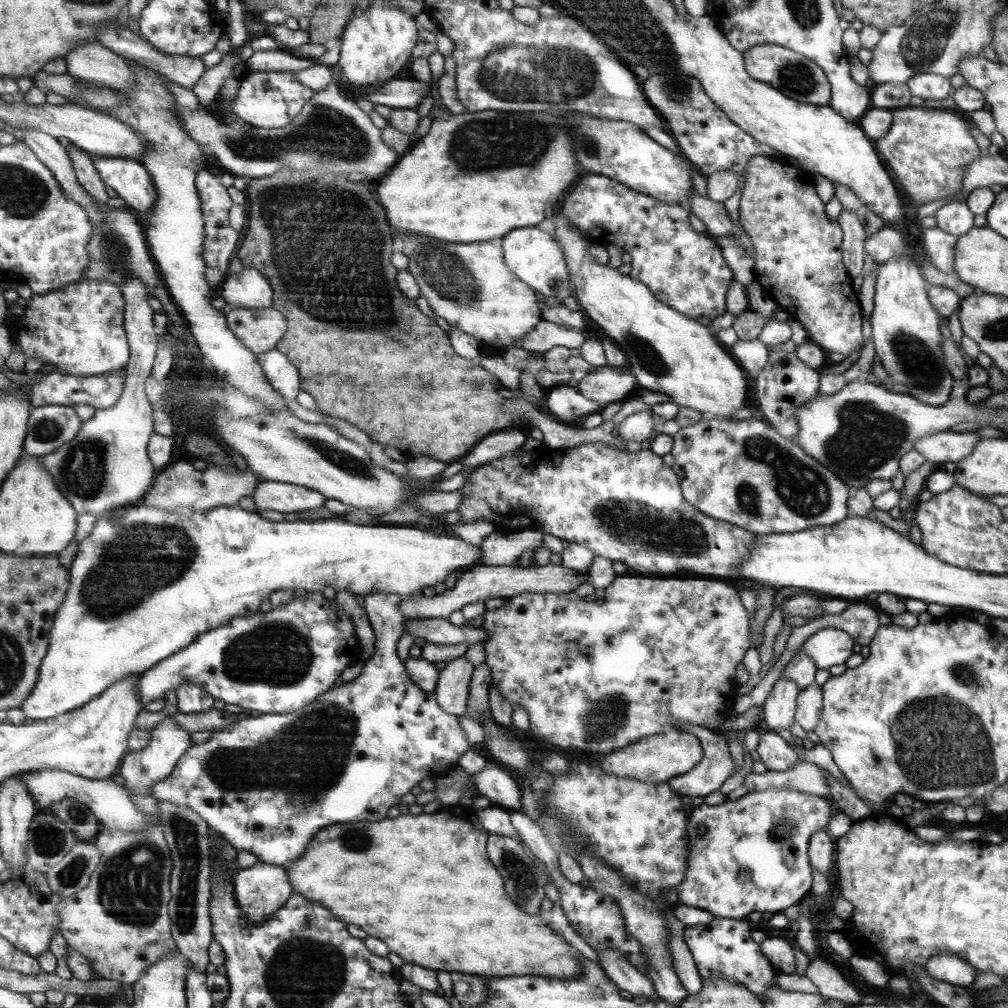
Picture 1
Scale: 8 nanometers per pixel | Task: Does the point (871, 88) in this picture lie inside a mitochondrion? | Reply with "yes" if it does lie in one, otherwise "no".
no

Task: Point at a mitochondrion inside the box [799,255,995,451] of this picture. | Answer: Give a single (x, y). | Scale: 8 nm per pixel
(919, 364)

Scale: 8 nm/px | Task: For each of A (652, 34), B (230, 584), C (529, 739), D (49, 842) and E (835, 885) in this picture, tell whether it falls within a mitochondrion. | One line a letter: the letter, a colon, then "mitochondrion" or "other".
A: mitochondrion
B: other
C: other
D: mitochondrion
E: other

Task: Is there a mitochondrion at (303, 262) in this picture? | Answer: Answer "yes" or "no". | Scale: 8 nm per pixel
yes

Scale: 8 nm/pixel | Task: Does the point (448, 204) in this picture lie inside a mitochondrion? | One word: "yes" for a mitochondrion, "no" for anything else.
no

